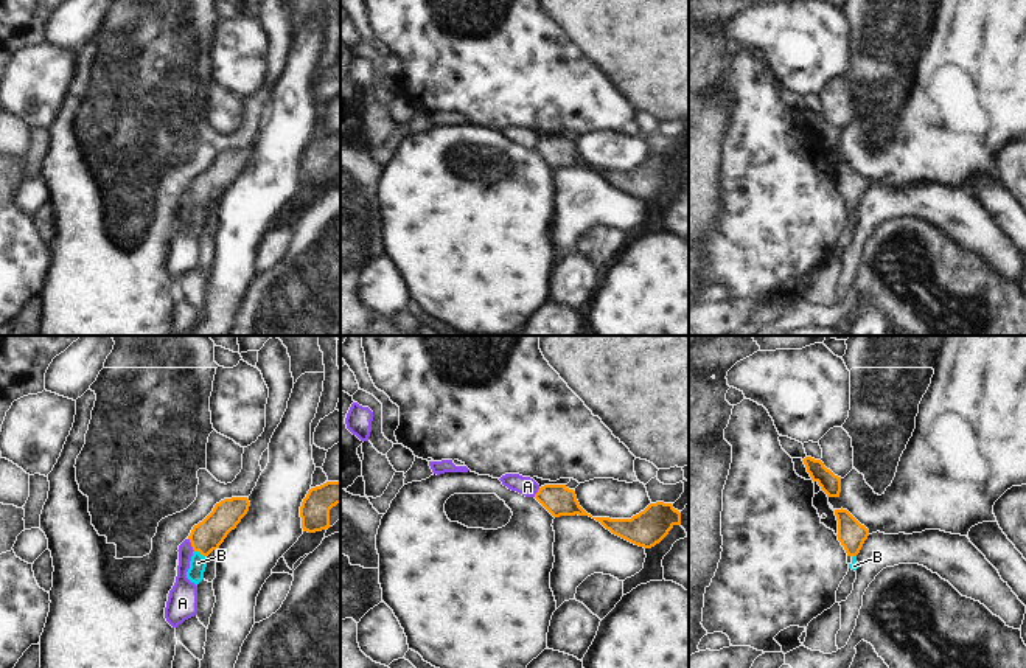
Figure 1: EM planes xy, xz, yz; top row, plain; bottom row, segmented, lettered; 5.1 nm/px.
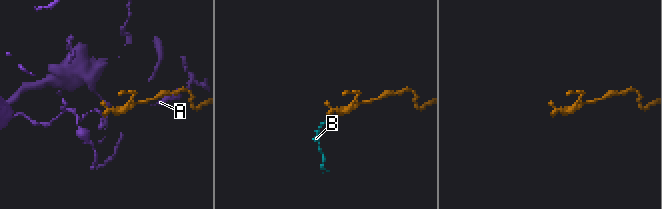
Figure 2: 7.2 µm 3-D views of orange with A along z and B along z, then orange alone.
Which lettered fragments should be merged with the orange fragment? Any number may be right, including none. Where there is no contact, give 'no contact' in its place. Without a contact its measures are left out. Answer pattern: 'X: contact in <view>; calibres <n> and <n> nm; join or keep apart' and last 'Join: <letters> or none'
A: contact in xy; calibres 160 and 120 nm; keep apart
B: contact in xy; calibres 160 and 90 nm; join
Join: B

